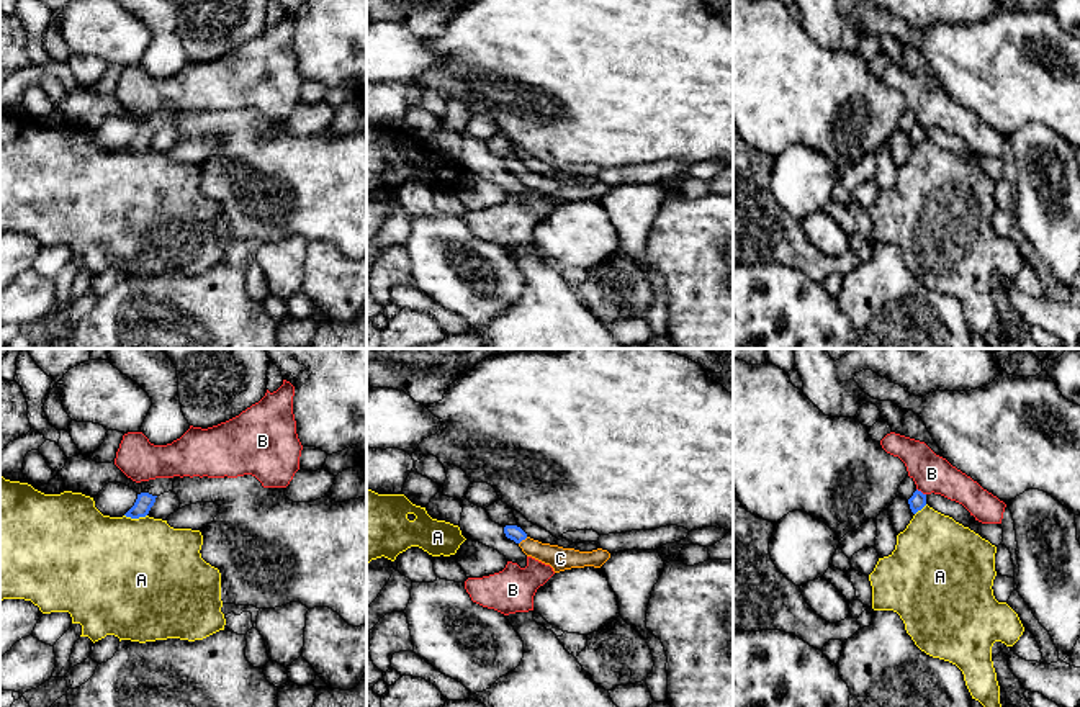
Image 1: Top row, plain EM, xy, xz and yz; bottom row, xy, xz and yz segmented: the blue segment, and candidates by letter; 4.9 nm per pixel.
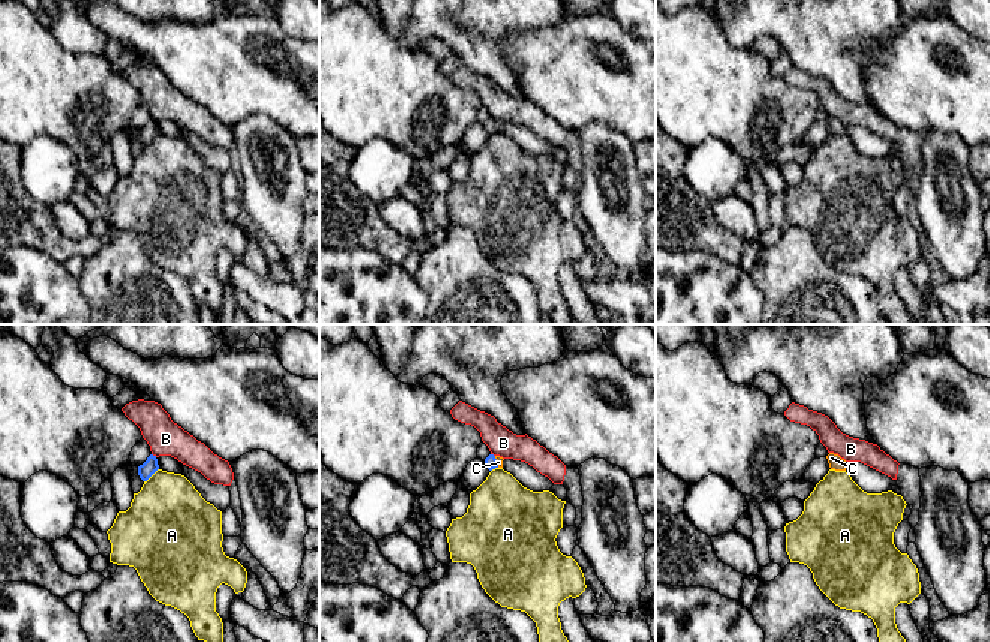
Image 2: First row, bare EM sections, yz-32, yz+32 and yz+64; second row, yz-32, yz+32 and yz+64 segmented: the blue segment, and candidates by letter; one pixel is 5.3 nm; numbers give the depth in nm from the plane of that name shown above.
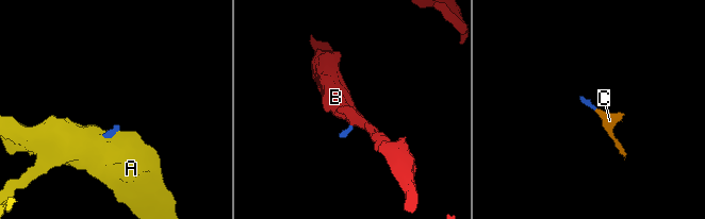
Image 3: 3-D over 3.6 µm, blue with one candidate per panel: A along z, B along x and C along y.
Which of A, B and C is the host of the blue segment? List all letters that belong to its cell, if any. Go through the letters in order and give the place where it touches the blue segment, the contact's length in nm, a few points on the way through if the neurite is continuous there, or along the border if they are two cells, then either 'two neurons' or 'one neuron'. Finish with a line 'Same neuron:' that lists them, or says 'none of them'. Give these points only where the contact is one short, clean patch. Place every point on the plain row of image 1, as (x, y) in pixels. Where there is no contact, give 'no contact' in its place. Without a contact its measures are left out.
A: meets blue in xy at (136, 151); contact 110 nm long; border along xy (125, 148), (131, 151), (146, 149); two neurons
B: meets blue in yz at (920, 125); contact 60 nm long; border along yz (917, 121), (925, 128); two neurons
C: meets blue in xz at (522, 172); contact 60 nm long; runs through xz (512, 166), (522, 172), (530, 180), (560, 192); one neuron
Same neuron: C

